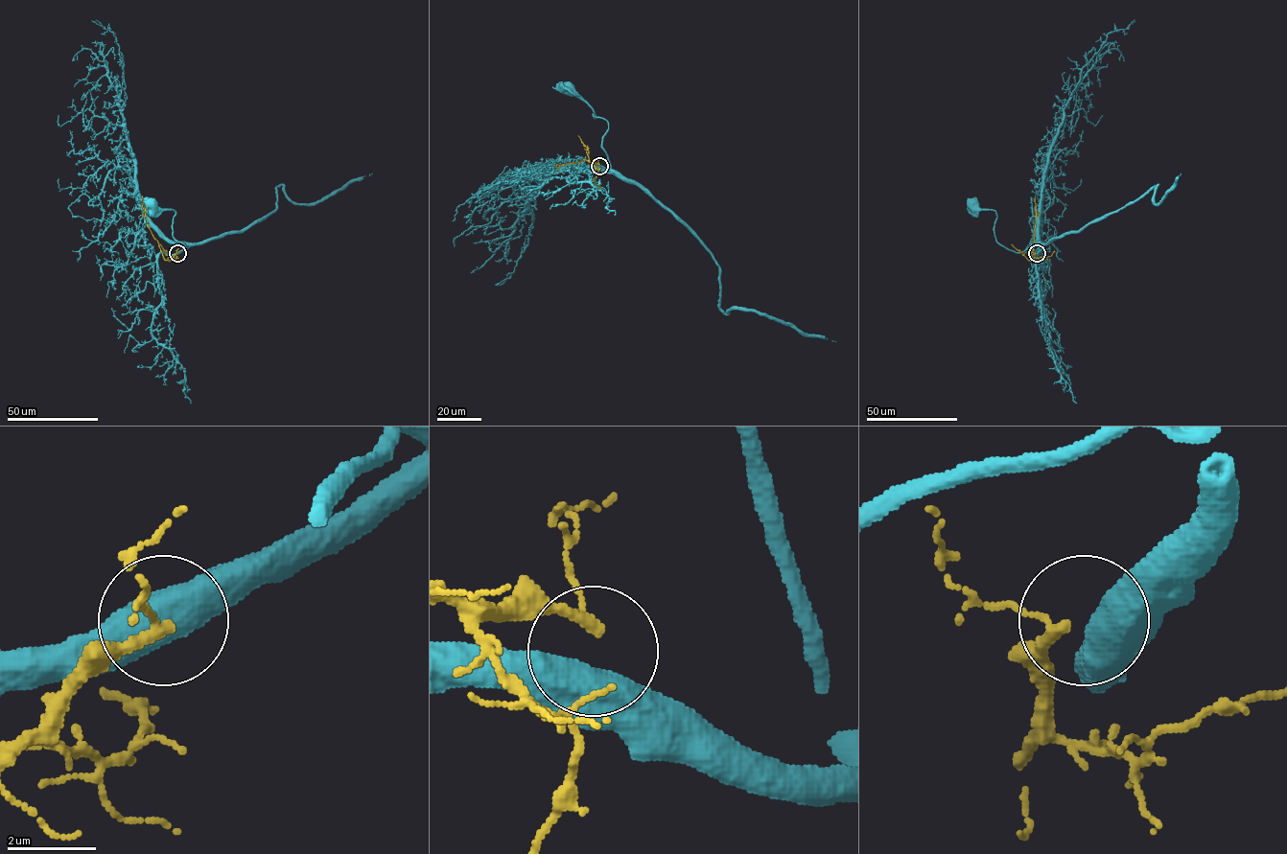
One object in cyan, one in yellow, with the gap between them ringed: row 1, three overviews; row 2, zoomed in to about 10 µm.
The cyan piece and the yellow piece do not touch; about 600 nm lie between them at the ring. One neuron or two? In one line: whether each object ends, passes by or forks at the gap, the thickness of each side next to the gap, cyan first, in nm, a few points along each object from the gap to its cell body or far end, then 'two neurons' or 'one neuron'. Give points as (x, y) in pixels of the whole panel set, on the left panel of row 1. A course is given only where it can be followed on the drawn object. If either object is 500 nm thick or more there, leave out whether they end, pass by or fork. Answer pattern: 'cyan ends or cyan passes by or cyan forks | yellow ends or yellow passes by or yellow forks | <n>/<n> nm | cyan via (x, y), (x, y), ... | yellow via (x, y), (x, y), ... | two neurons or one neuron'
750/200 nm | cyan via (177, 253), (188, 245), (179, 252), (184, 245), (173, 236), (175, 212), (154, 209), (152, 205) | yellow via (177, 253), (169, 260), (164, 259), (148, 225), (142, 196) | two neurons

